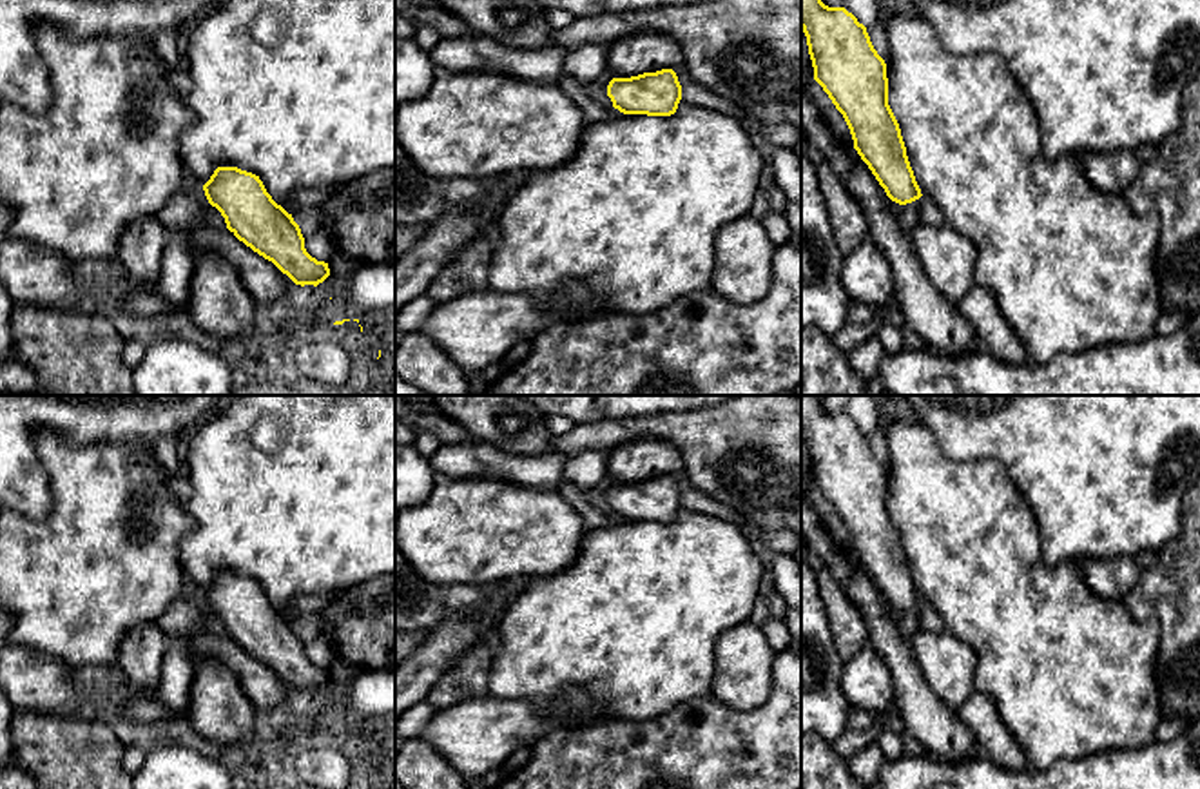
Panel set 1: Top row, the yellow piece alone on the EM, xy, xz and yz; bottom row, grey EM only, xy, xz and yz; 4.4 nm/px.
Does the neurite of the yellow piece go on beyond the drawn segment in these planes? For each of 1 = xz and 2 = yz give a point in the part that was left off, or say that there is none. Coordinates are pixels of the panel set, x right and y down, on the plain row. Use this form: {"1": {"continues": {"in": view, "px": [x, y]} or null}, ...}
{"1": {"continues": null}, "2": {"continues": null}}

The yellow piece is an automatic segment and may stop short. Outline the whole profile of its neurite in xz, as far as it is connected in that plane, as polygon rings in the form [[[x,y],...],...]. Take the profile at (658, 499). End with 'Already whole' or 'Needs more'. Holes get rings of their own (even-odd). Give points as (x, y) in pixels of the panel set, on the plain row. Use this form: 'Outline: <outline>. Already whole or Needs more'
Outline: [[[662,475],[631,484],[613,484],[607,502],[624,521],[671,522],[682,506],[682,492],[673,475]]]. Already whole

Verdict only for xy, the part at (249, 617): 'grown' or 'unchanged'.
unchanged

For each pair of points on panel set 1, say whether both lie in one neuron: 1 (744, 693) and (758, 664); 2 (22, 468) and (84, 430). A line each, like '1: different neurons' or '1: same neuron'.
1: same neuron
2: same neuron

